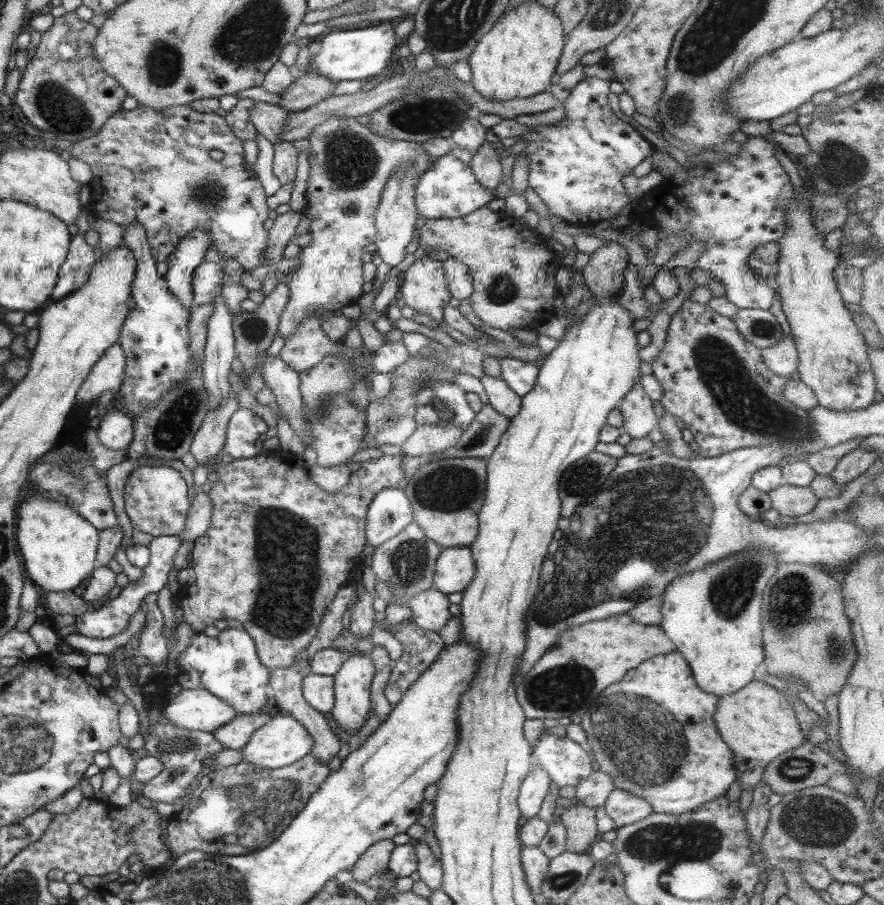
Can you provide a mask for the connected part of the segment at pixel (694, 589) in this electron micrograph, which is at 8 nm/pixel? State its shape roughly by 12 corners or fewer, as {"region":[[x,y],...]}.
{"region":[[751,546],[666,587],[659,626],[703,692],[722,698],[765,660],[777,568]]}

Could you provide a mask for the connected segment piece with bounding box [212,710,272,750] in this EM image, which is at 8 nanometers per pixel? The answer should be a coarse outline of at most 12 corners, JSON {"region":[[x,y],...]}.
{"region":[[272,710],[239,714],[212,733],[225,749],[242,750]]}

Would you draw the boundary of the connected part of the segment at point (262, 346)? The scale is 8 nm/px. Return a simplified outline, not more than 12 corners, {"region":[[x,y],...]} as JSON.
{"region":[[278,284],[254,312],[233,319],[246,372],[274,341],[289,286]]}

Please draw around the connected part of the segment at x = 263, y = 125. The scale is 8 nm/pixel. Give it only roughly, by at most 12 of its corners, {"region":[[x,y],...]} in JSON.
{"region":[[255,102],[251,121],[275,145],[290,111],[280,105]]}

